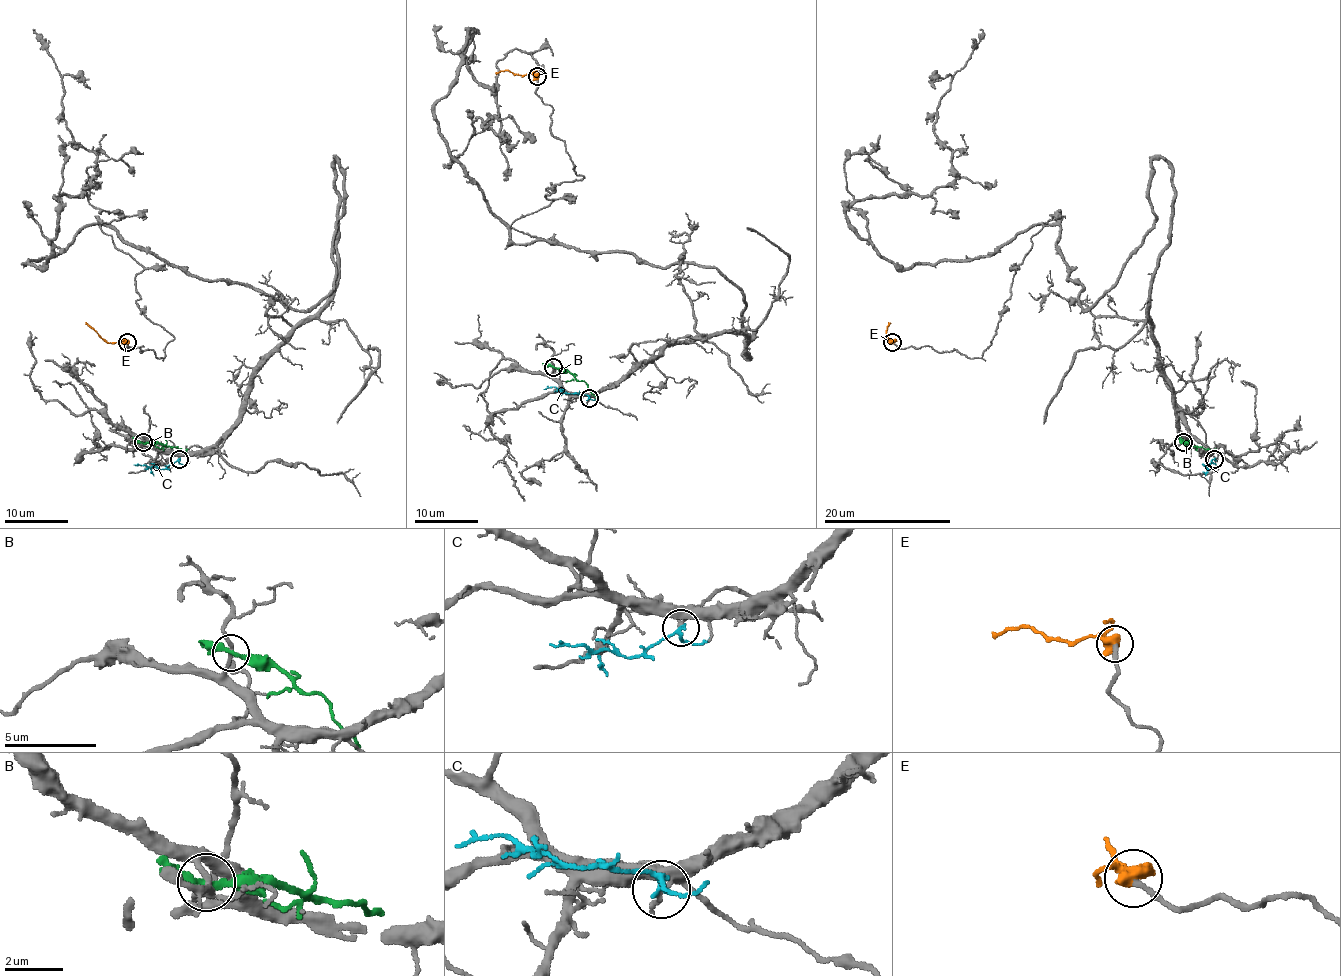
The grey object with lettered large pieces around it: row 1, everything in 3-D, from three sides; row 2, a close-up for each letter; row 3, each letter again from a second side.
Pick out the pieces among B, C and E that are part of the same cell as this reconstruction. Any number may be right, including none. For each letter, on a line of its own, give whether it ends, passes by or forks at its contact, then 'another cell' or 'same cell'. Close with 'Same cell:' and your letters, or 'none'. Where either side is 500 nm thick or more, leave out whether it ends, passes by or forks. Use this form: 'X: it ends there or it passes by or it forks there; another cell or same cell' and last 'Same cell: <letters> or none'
B: it passes by; another cell
C: it passes by; another cell
E: it passes by; same cell
Same cell: E

